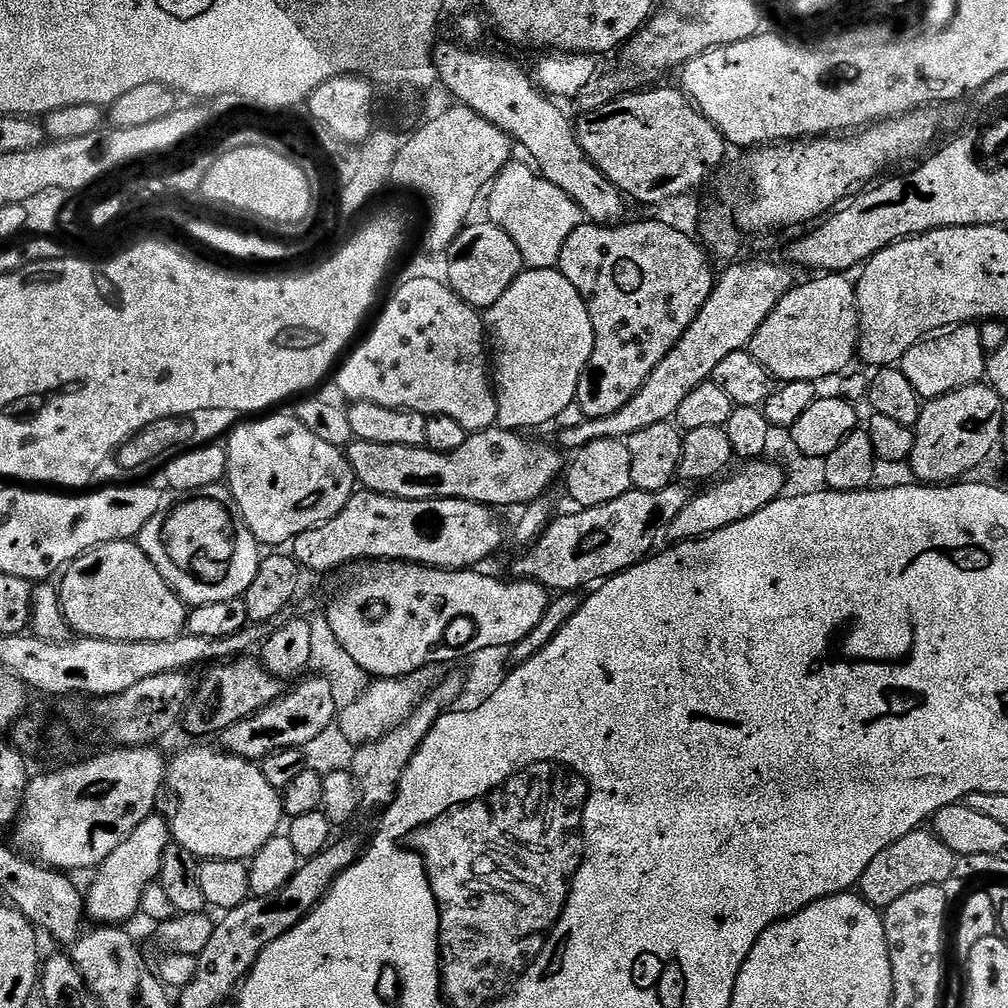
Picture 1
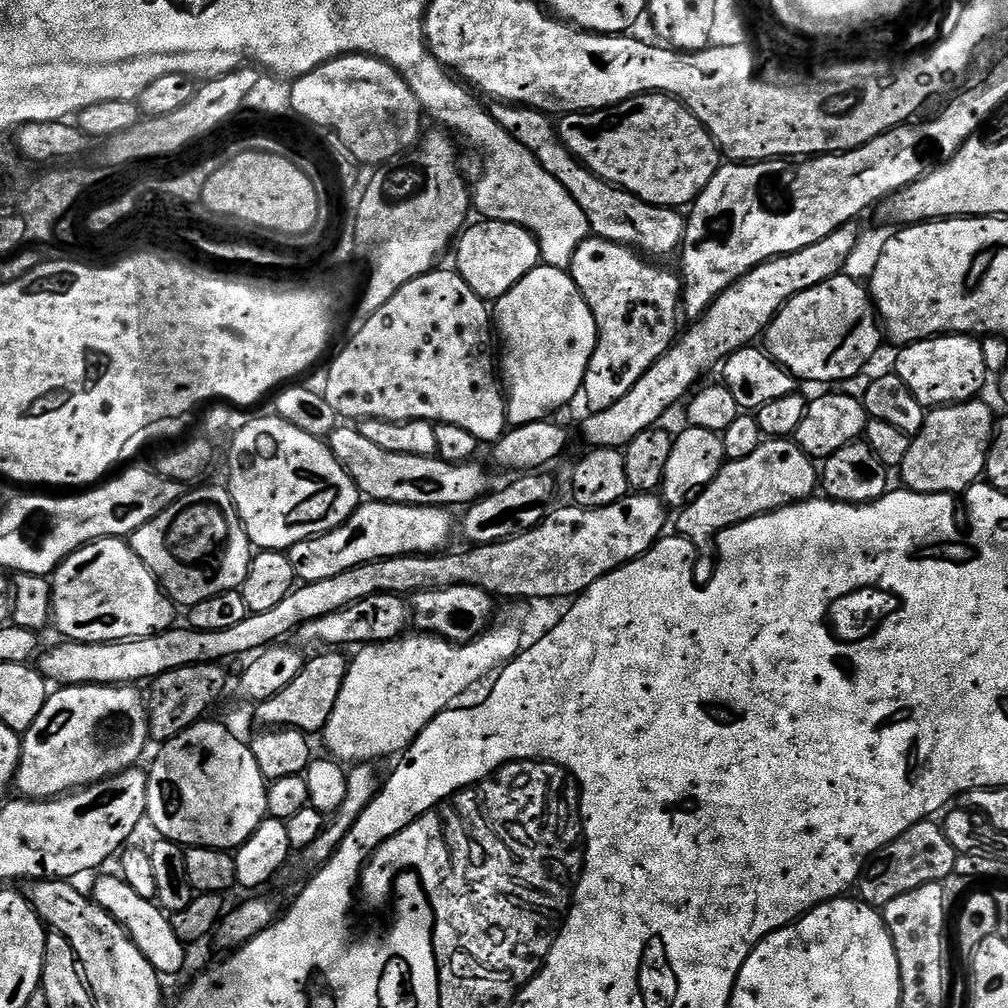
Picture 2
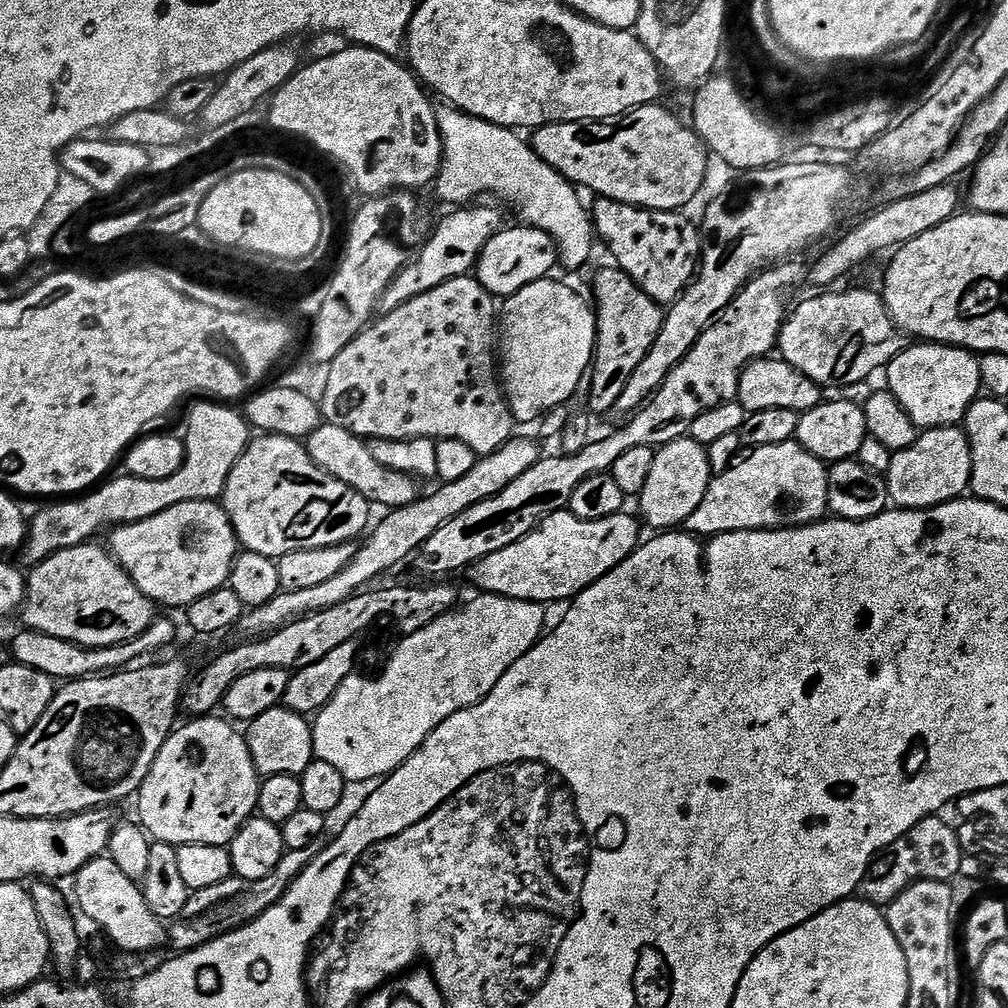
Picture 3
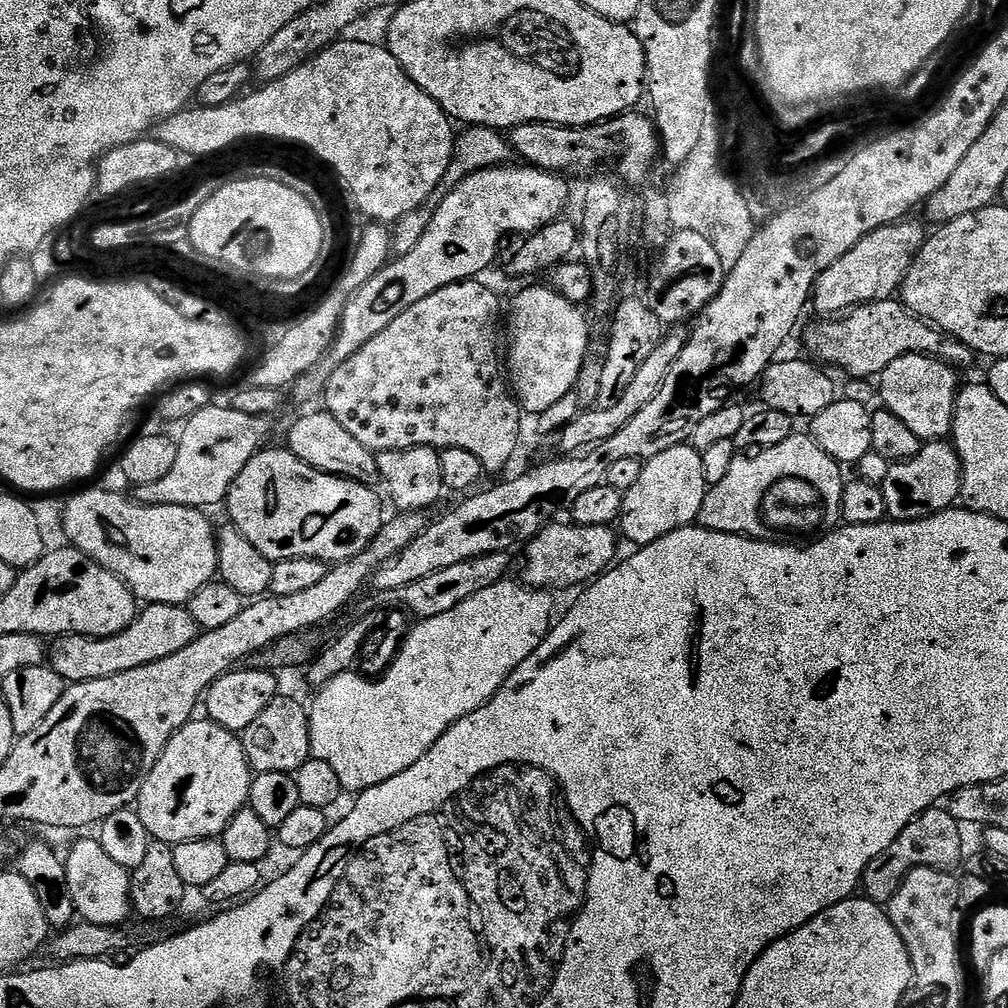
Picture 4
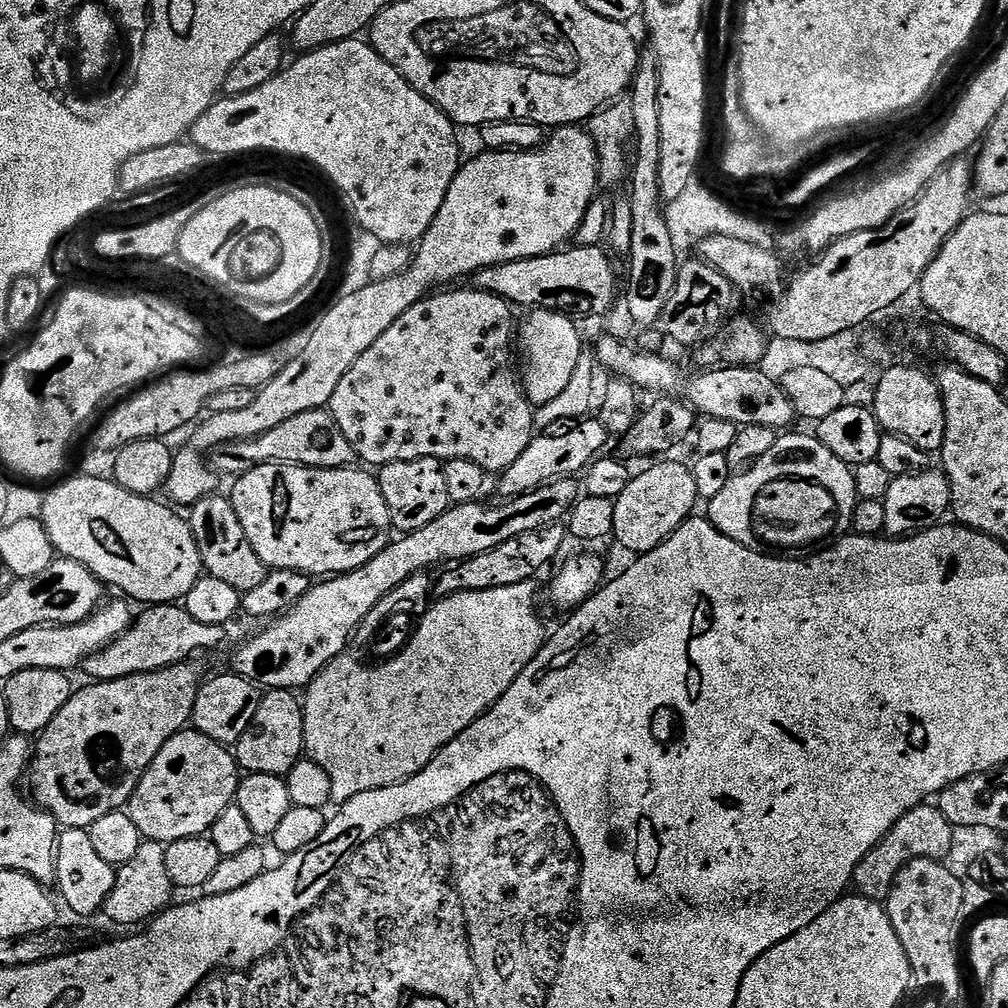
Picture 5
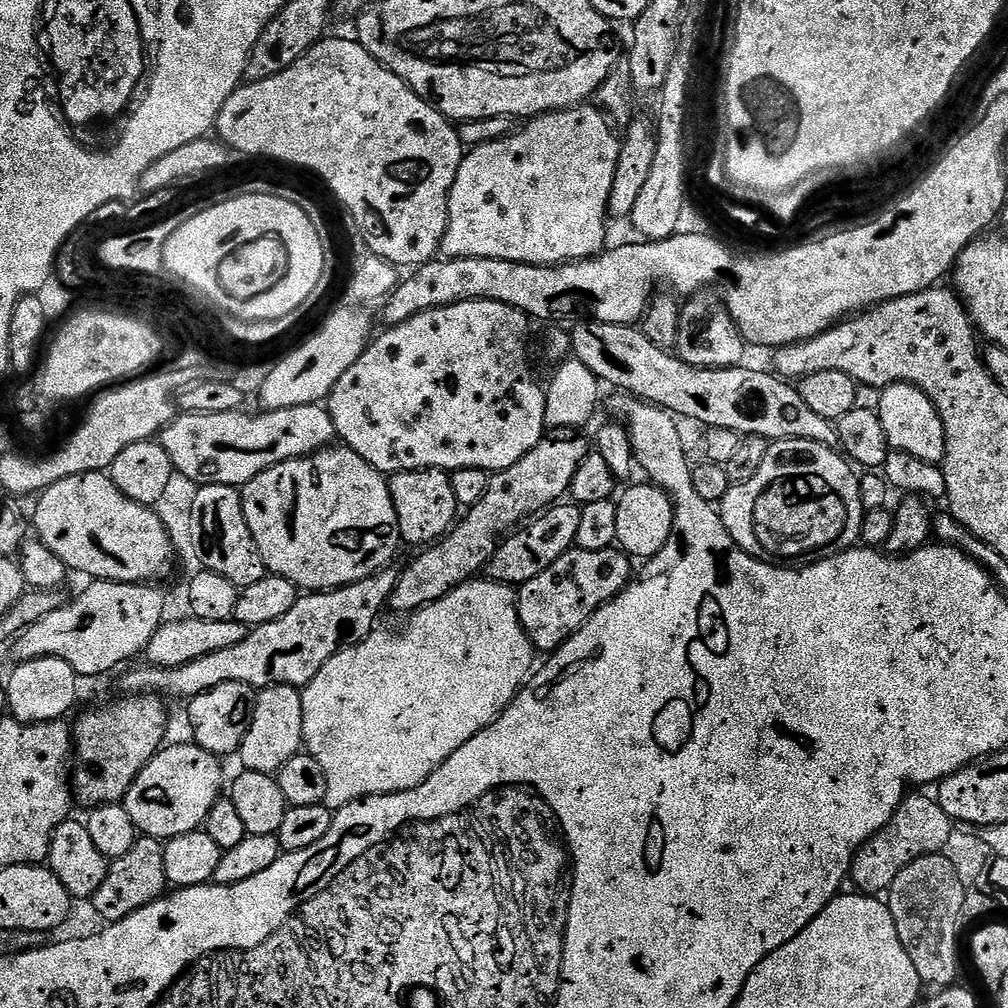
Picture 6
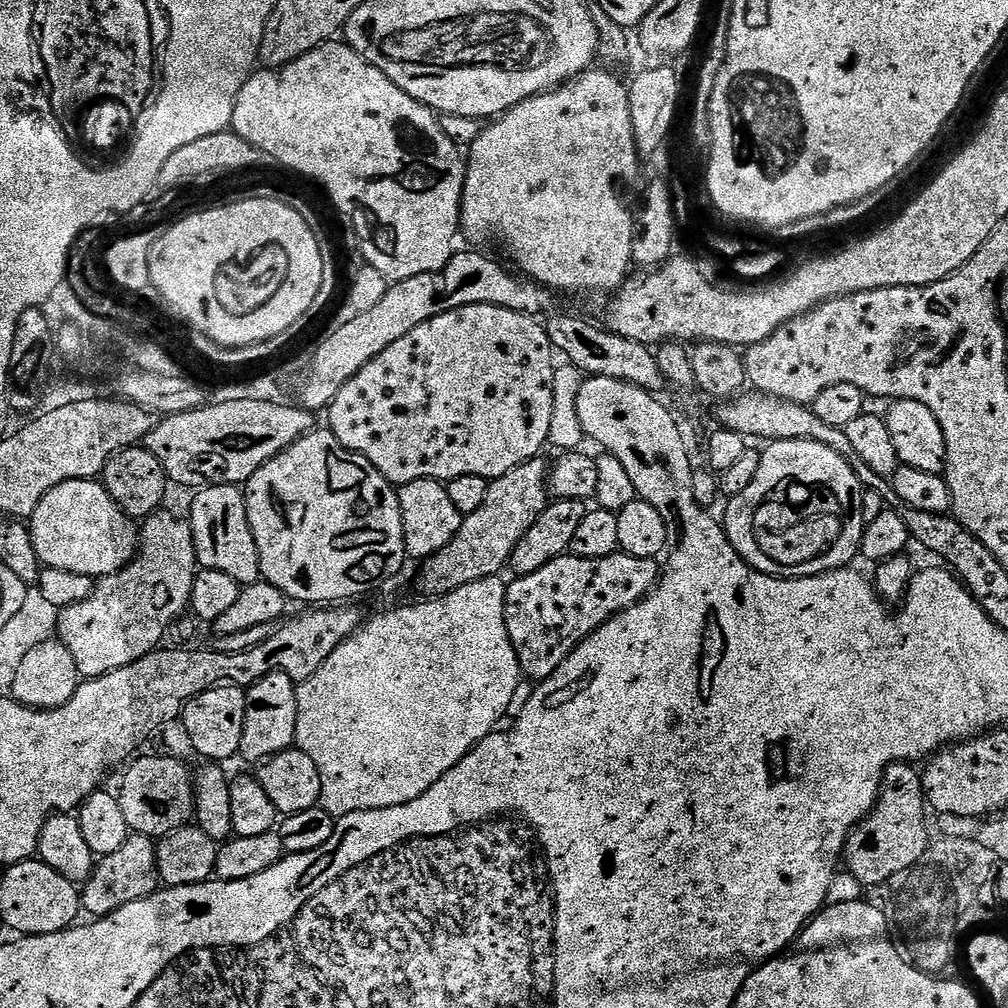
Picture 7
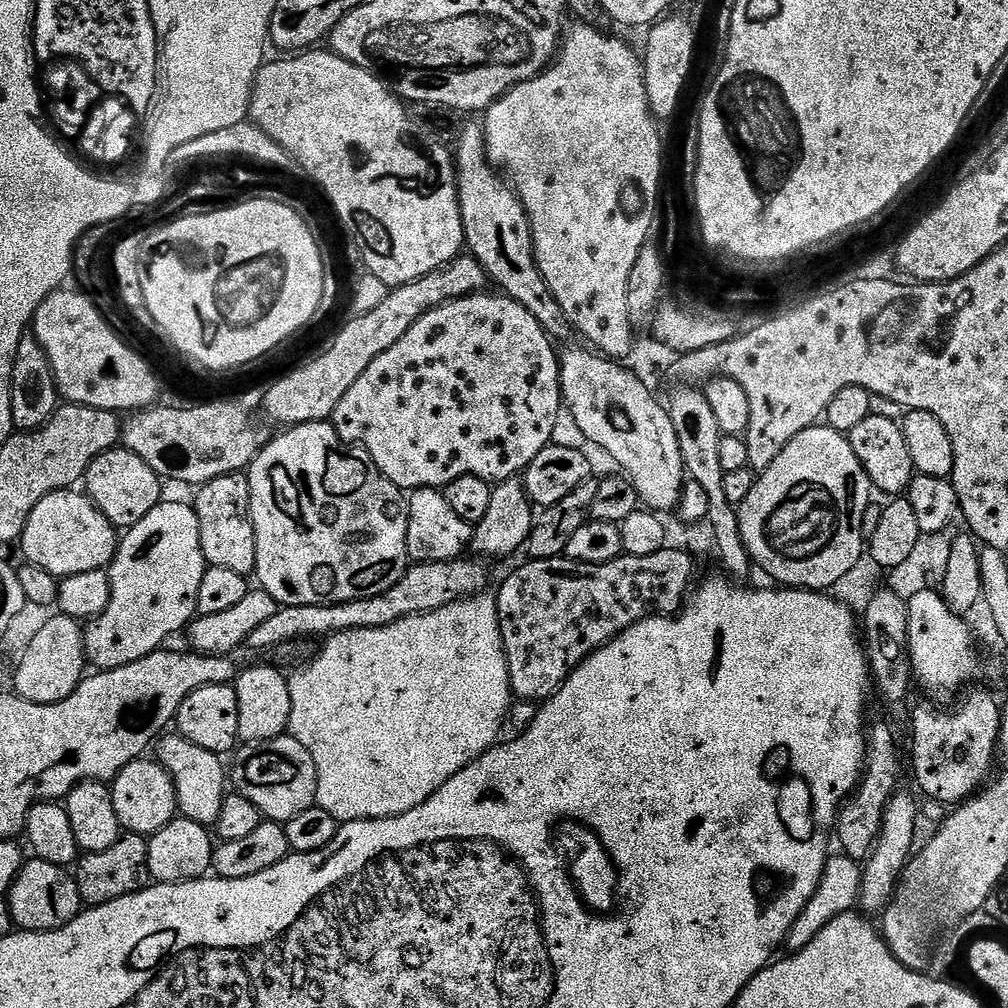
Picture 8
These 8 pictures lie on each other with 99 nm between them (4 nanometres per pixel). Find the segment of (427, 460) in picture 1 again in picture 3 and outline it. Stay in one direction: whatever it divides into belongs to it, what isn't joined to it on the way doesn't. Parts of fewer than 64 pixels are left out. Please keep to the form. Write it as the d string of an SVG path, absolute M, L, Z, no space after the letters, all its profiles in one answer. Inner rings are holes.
M321 423L320 428L306 438L306 447L310 458L322 470L326 470L326 474L346 482L346 486L358 490L358 494L365 496L373 505L381 504L384 510L391 510L406 506L418 498L418 484L413 477L382 466L382 462L377 462L374 454L370 454L367 443L344 428Z

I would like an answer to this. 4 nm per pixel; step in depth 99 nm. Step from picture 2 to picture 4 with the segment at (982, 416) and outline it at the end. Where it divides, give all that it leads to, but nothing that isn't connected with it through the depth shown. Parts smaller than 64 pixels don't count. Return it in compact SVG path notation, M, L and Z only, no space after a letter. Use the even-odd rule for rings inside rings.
M928 442L920 449L920 453L901 464L892 465L890 474L886 474L886 482L882 486L886 513L893 521L921 520L936 512L944 512L960 500L960 483L962 482L962 466L955 447L948 442Z

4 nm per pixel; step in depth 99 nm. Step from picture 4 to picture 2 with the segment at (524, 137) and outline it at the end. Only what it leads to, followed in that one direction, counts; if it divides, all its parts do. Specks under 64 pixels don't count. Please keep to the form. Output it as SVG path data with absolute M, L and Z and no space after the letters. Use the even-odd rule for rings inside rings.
M635 96L605 112L568 114L561 120L564 121L559 121L558 135L569 154L607 184L615 184L639 200L657 204L660 208L680 210L683 209L683 204L684 207L691 205L696 195L708 185L710 178L714 178L722 163L722 153L706 126L674 96Z

